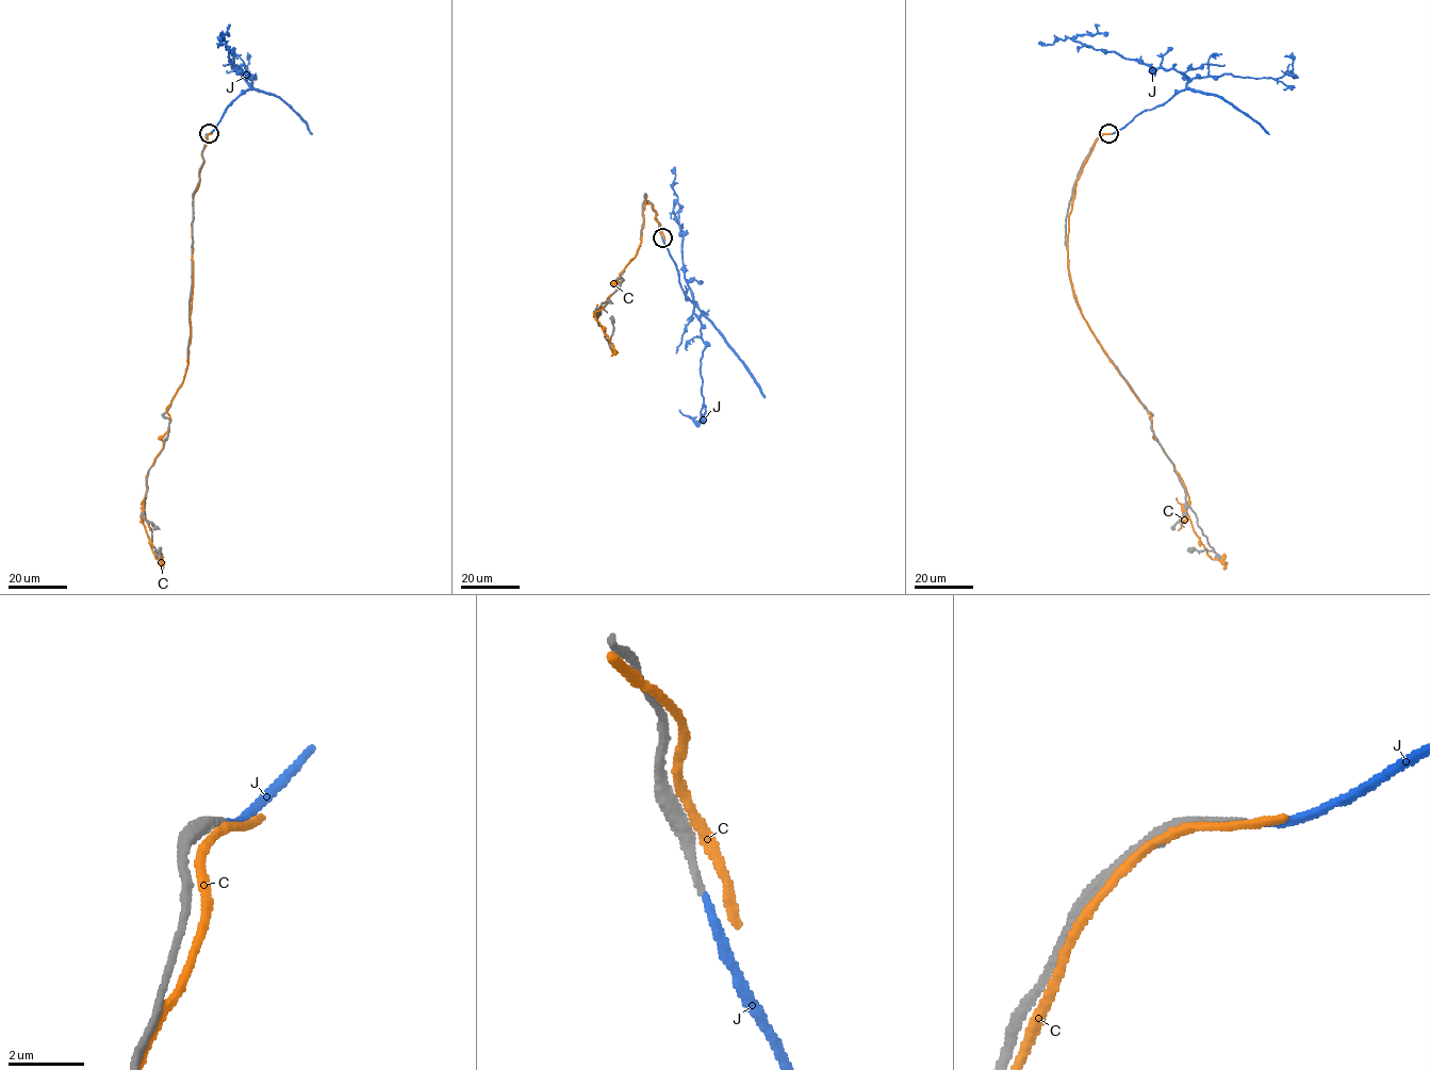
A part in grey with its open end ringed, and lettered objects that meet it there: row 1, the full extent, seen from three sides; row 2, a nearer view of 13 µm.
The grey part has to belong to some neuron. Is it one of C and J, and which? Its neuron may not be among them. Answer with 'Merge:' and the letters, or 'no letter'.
Merge: J

